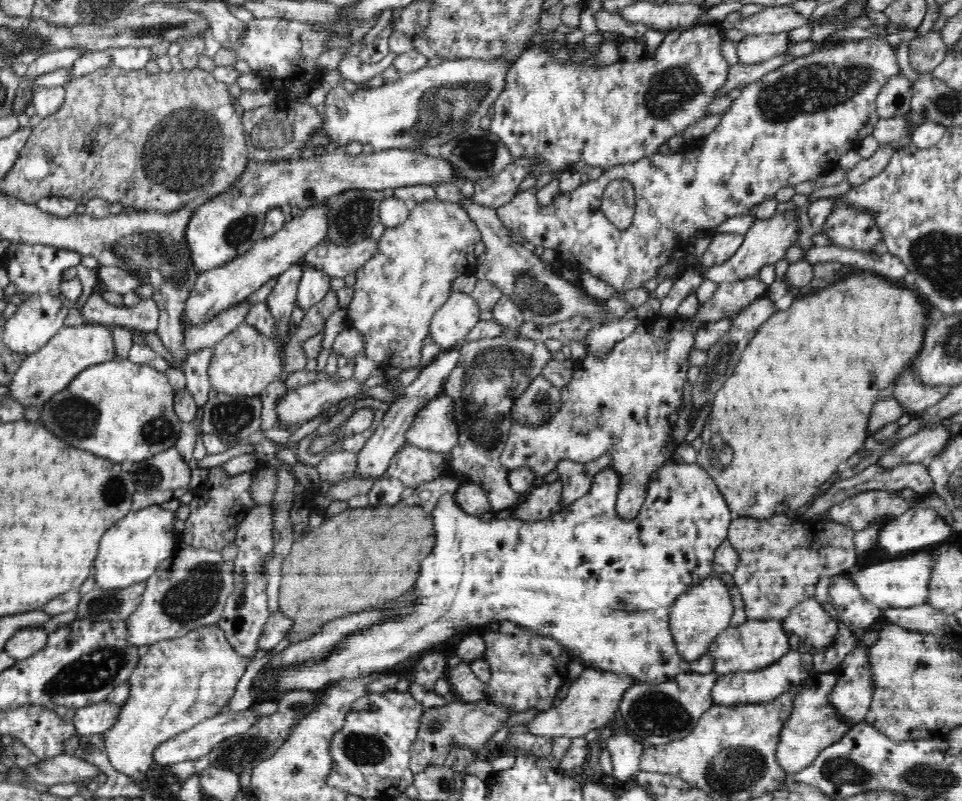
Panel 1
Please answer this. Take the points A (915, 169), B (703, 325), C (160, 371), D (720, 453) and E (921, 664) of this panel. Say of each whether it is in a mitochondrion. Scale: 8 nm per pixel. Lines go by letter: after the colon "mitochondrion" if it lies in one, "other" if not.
A: other
B: other
C: other
D: mitochondrion
E: other

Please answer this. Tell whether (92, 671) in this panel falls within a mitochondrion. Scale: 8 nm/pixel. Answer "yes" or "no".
yes

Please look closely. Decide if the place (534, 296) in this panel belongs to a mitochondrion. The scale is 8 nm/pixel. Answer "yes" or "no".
yes

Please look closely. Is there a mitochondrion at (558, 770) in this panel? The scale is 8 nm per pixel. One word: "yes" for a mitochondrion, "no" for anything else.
no

